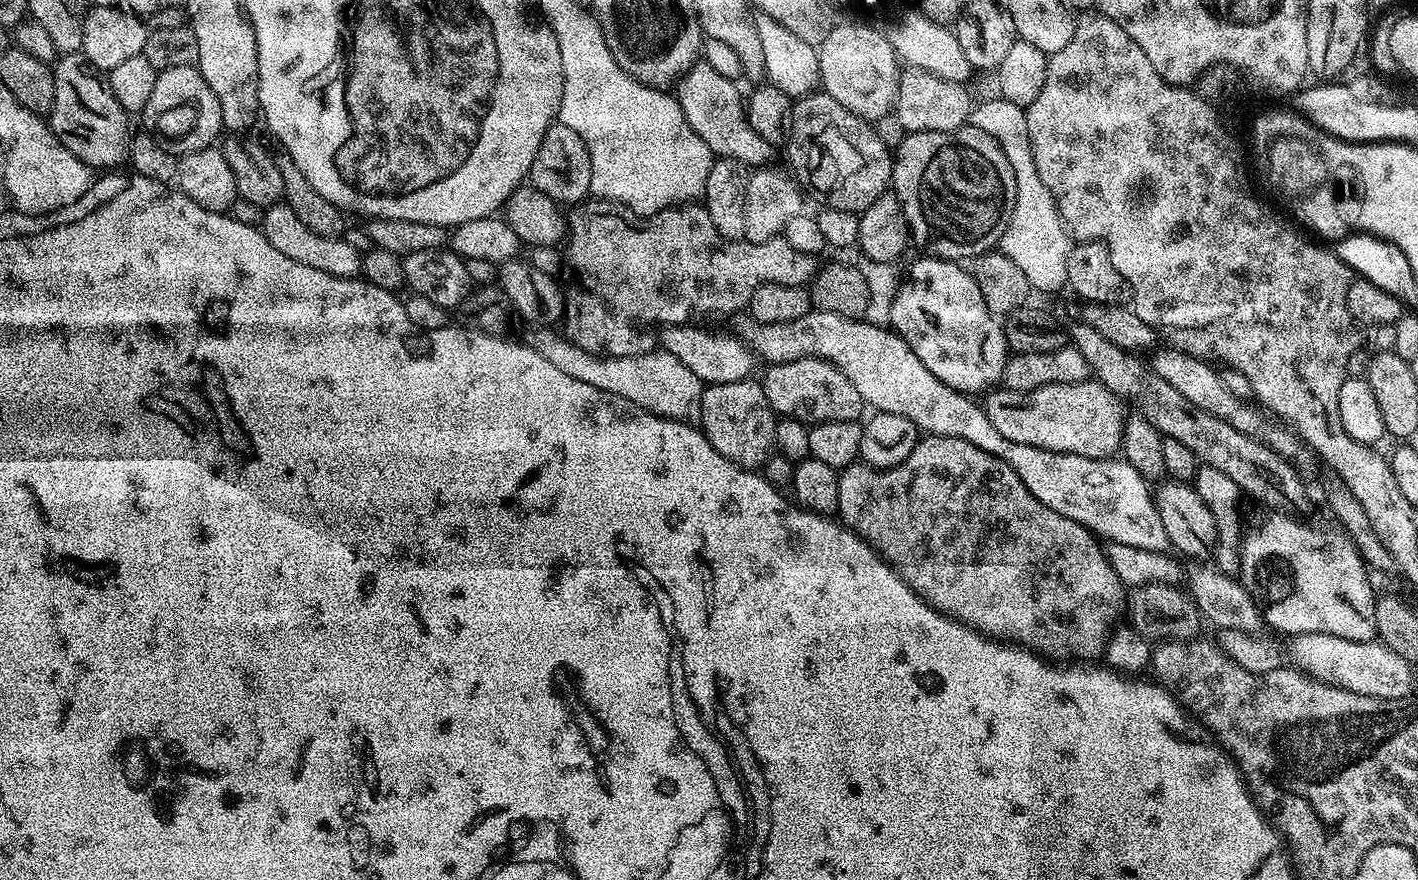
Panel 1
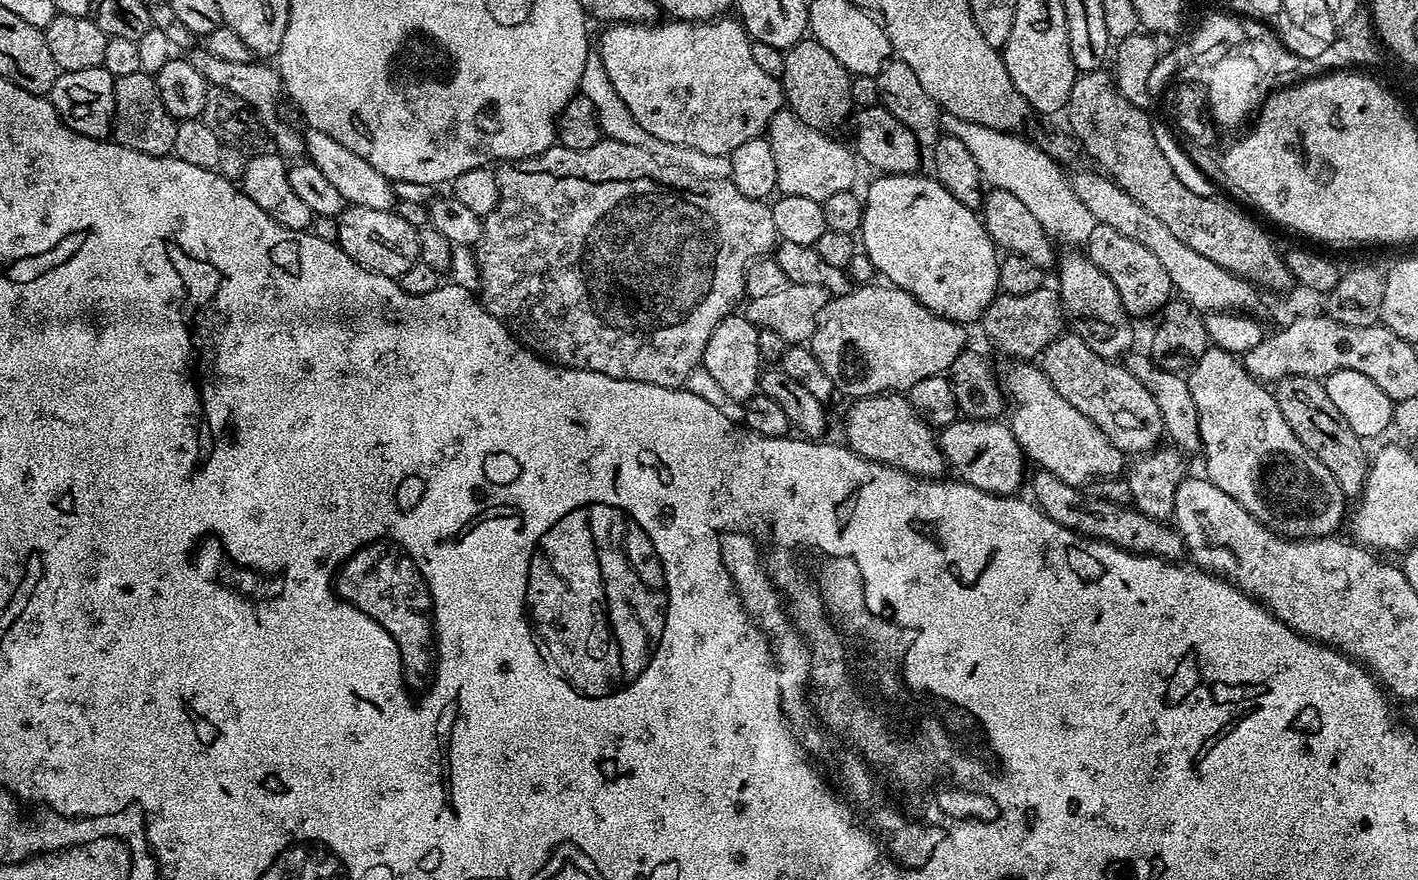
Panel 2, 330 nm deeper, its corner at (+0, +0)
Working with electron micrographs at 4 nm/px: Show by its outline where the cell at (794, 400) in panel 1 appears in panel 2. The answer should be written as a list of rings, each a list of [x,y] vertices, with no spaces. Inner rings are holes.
[[[869,282],[853,287],[844,296],[829,299],[824,315],[812,335],[810,347],[814,358],[818,358],[818,363],[822,365],[822,370],[826,370],[830,382],[834,382],[837,393],[845,392],[848,398],[883,392],[907,393],[914,382],[945,375],[951,369],[952,363],[967,345],[964,344],[968,340],[964,328],[963,323],[948,320],[922,306],[922,302],[918,302],[918,298],[906,290],[894,288],[887,282]]]

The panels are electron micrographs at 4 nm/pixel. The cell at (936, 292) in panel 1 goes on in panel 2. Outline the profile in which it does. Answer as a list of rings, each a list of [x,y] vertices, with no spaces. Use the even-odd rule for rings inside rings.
[[[907,172],[880,174],[877,175],[877,180],[869,186],[868,193],[863,193],[864,213],[862,214],[862,222],[860,223],[860,231],[858,233],[858,240],[862,245],[862,252],[865,256],[868,256],[870,262],[873,263],[875,271],[887,283],[891,284],[894,288],[906,290],[911,296],[918,298],[918,302],[922,302],[922,306],[926,306],[932,312],[936,312],[940,316],[945,316],[948,320],[955,320],[957,322],[969,322],[968,320],[979,321],[983,317],[984,311],[990,306],[990,302],[996,299],[998,295],[1000,286],[998,249],[992,243],[990,234],[985,230],[983,219],[973,209],[962,206],[962,202],[958,202],[958,198],[954,198],[954,194],[950,194],[948,188],[939,184],[931,175],[920,175],[909,174]]]

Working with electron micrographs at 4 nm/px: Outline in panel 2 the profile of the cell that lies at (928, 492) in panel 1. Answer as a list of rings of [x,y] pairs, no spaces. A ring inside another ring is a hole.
[[[883,392],[873,396],[858,396],[851,401],[844,416],[843,443],[862,458],[879,464],[889,464],[911,476],[940,478],[945,475],[946,461],[937,433],[920,420],[903,392]]]

